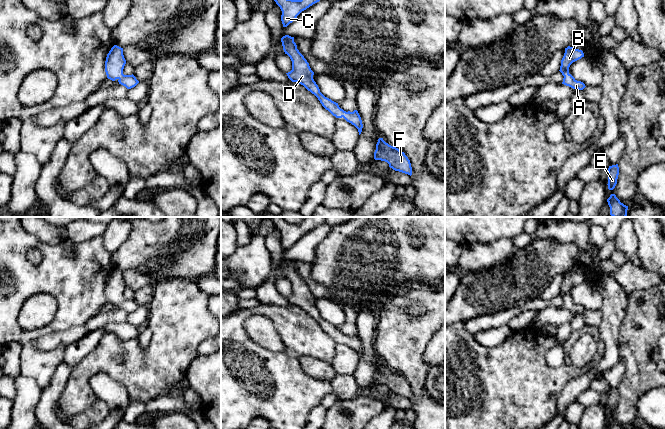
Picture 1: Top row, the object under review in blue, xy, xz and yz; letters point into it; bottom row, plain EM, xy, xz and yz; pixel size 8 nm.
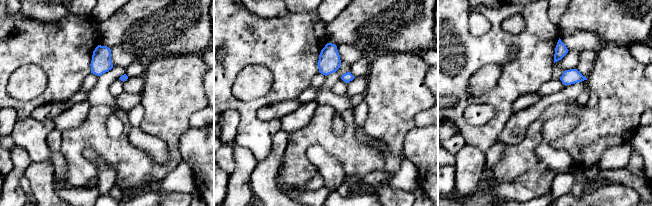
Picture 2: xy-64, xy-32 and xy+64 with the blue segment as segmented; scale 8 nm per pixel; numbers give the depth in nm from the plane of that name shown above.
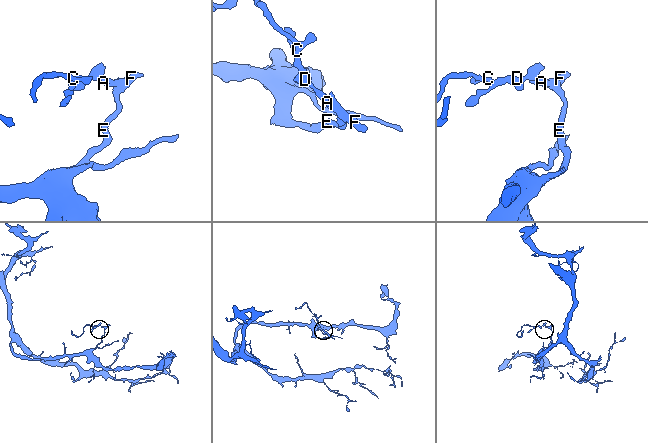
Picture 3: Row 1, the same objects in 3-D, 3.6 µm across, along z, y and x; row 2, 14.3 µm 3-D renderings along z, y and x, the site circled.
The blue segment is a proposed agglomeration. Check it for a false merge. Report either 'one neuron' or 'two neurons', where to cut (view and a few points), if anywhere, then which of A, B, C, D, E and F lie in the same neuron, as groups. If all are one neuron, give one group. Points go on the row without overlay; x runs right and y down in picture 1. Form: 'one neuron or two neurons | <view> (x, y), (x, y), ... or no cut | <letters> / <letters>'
one neuron | no cut | A B C D E F

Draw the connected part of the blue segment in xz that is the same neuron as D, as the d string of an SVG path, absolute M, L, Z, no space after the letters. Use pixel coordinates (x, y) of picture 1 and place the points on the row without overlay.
M285 259L281 262L283 274L292 285L292 294L287 298L288 302L292 306L297 306L303 309L308 315L314 318L322 330L328 334L336 342L344 342L347 346L354 349L359 356L362 356L363 348L361 341L357 334L353 336L346 336L341 333L338 327L332 325L331 323L325 321L321 316L313 303L314 296L311 294L309 287L304 282L304 280L297 273L297 269L294 266L294 261Z

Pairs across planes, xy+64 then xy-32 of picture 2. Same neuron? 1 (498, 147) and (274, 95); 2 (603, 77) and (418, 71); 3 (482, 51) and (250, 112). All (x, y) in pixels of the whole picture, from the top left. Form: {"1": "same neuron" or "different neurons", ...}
{"1": "different neurons", "2": "same neuron", "3": "same neuron"}

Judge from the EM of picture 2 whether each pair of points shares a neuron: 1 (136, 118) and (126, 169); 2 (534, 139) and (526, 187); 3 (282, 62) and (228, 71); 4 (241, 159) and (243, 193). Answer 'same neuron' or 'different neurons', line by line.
1: different neurons
2: different neurons
3: same neuron
4: same neuron

